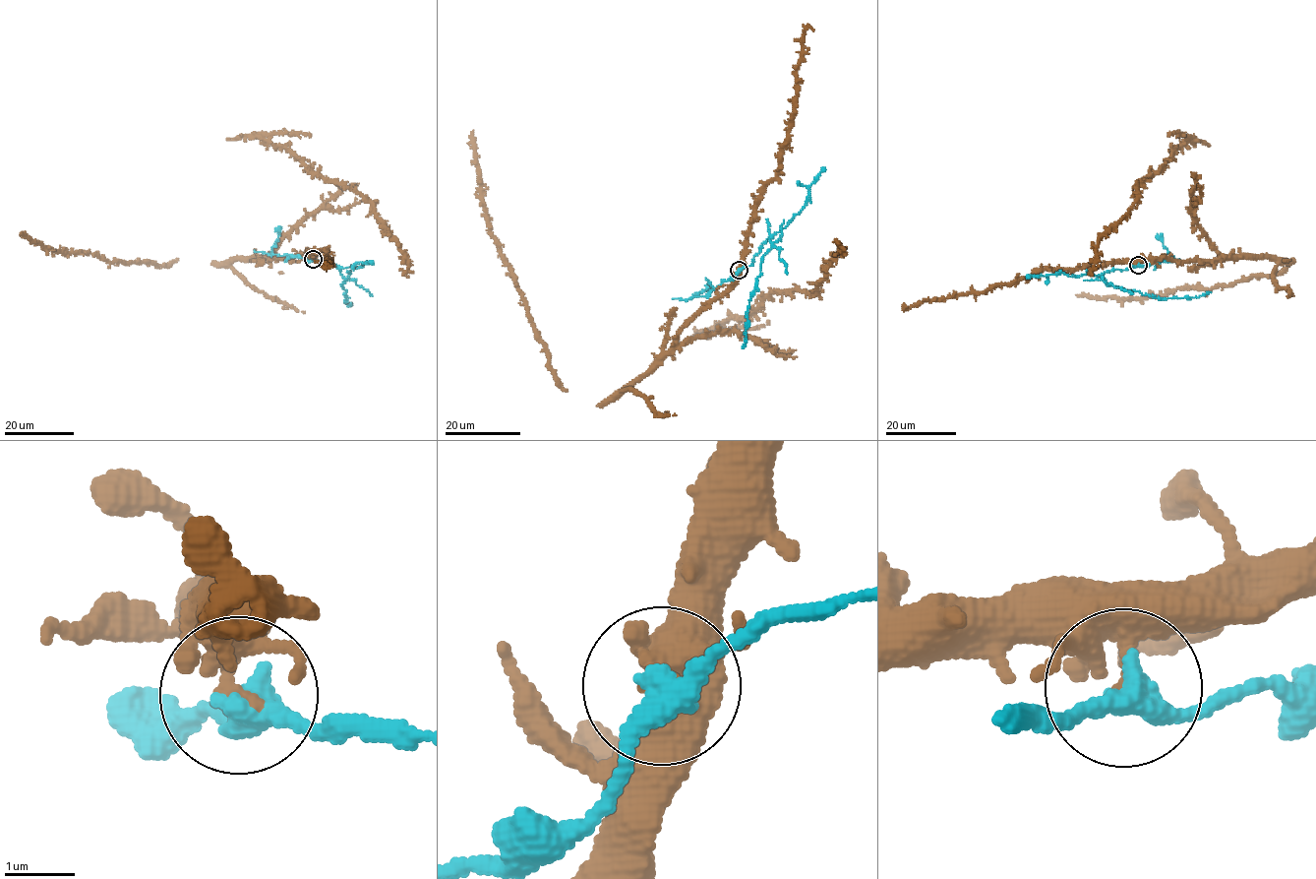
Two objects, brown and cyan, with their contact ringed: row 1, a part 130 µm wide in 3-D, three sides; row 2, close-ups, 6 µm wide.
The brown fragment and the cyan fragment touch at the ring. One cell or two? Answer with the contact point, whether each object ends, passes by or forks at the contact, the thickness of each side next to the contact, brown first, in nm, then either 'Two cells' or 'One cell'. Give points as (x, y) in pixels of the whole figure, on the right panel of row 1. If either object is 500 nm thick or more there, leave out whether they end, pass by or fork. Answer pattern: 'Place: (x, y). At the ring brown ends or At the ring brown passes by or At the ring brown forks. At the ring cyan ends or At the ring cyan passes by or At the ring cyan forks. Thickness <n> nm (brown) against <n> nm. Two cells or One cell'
Place: (1138, 265). At the ring brown ends. At the ring cyan passes by. Thickness 260 nm (brown) against 360 nm. Two cells

